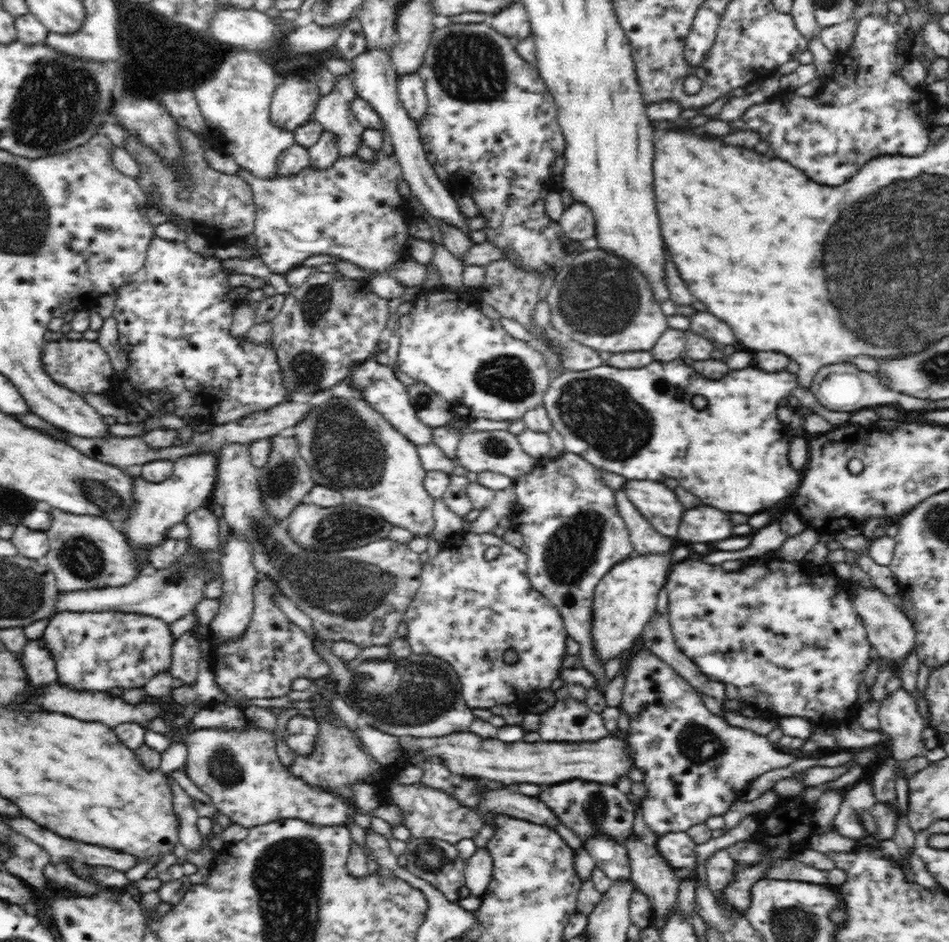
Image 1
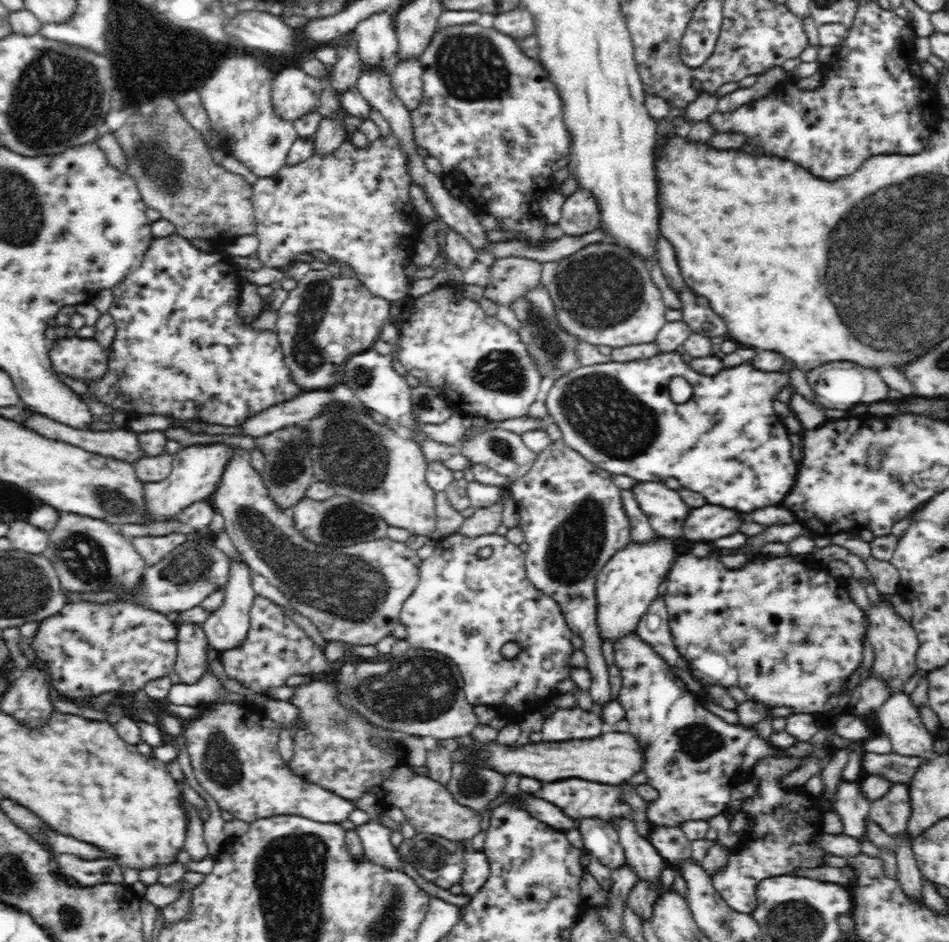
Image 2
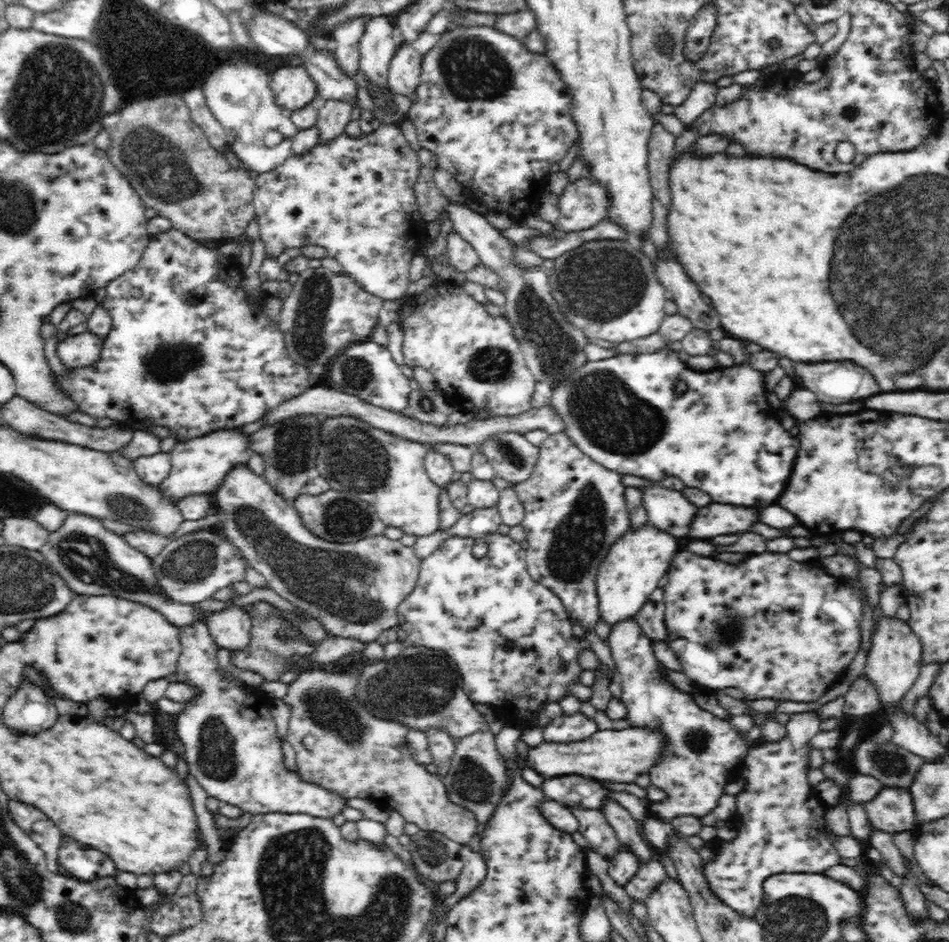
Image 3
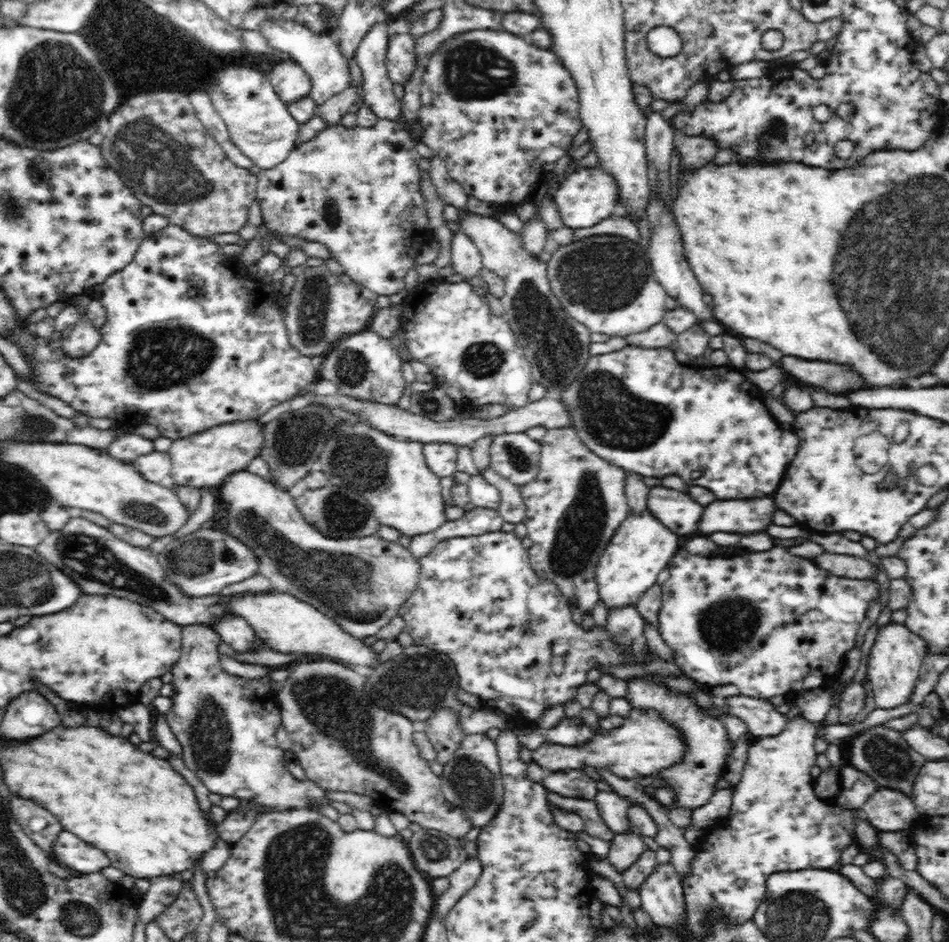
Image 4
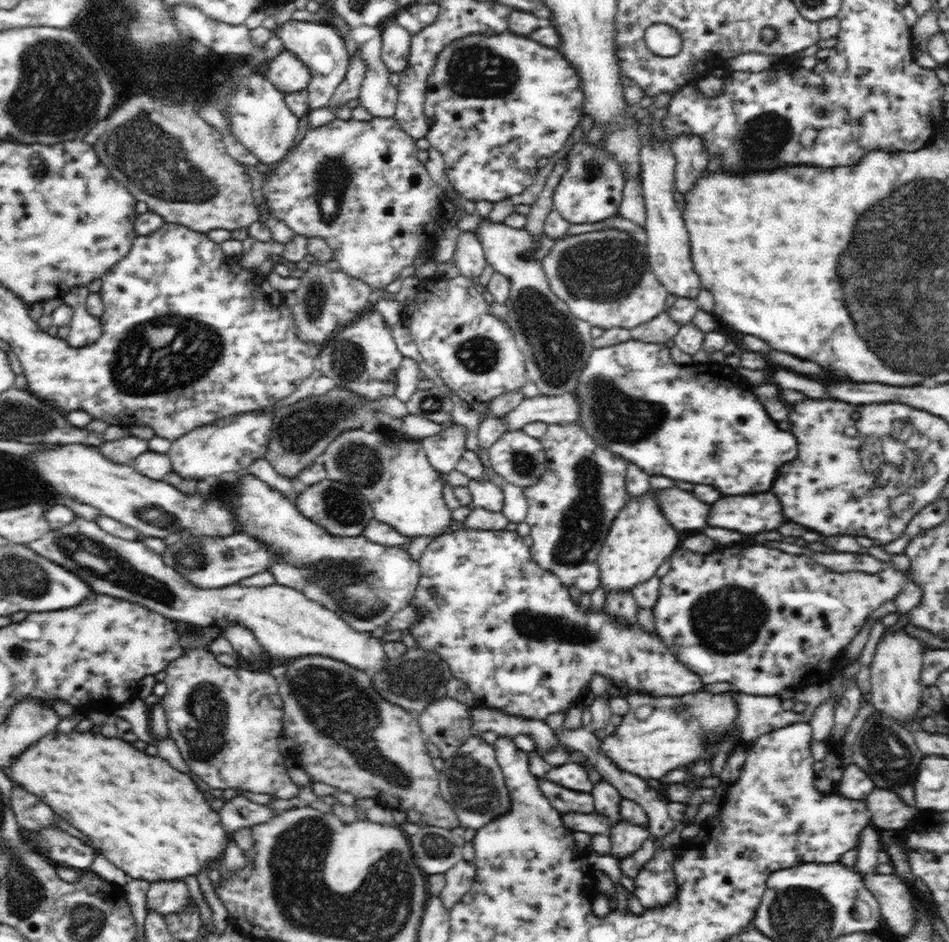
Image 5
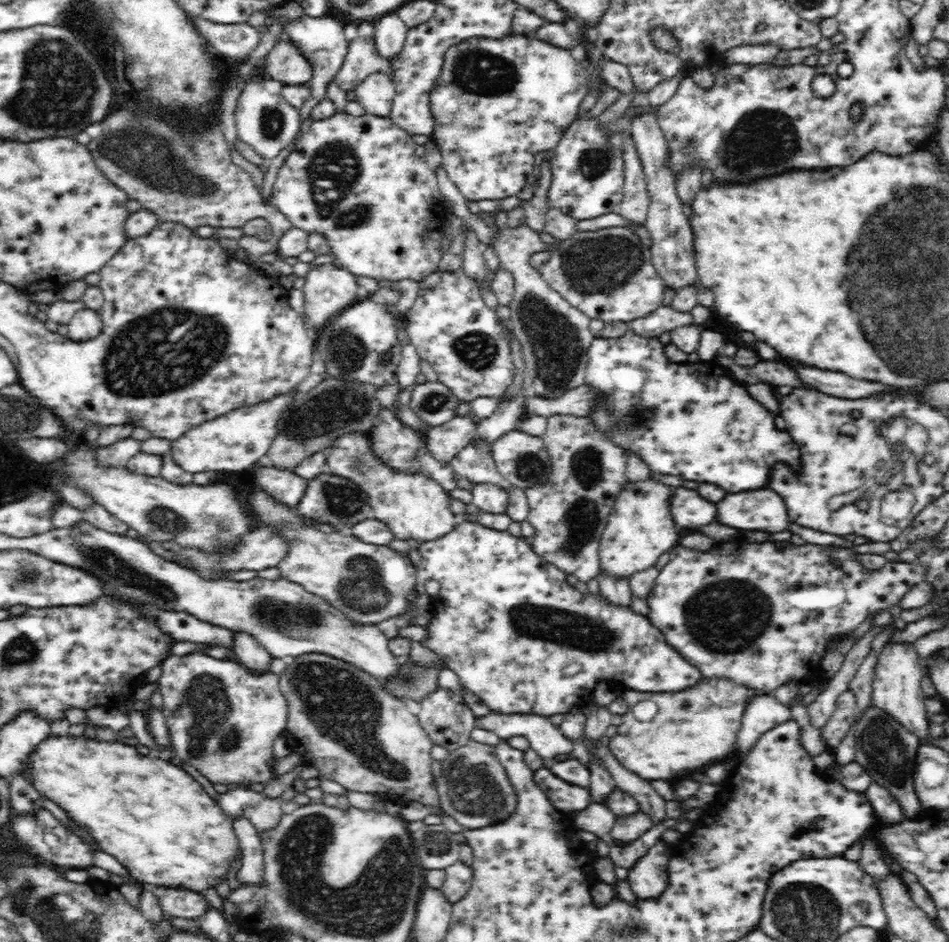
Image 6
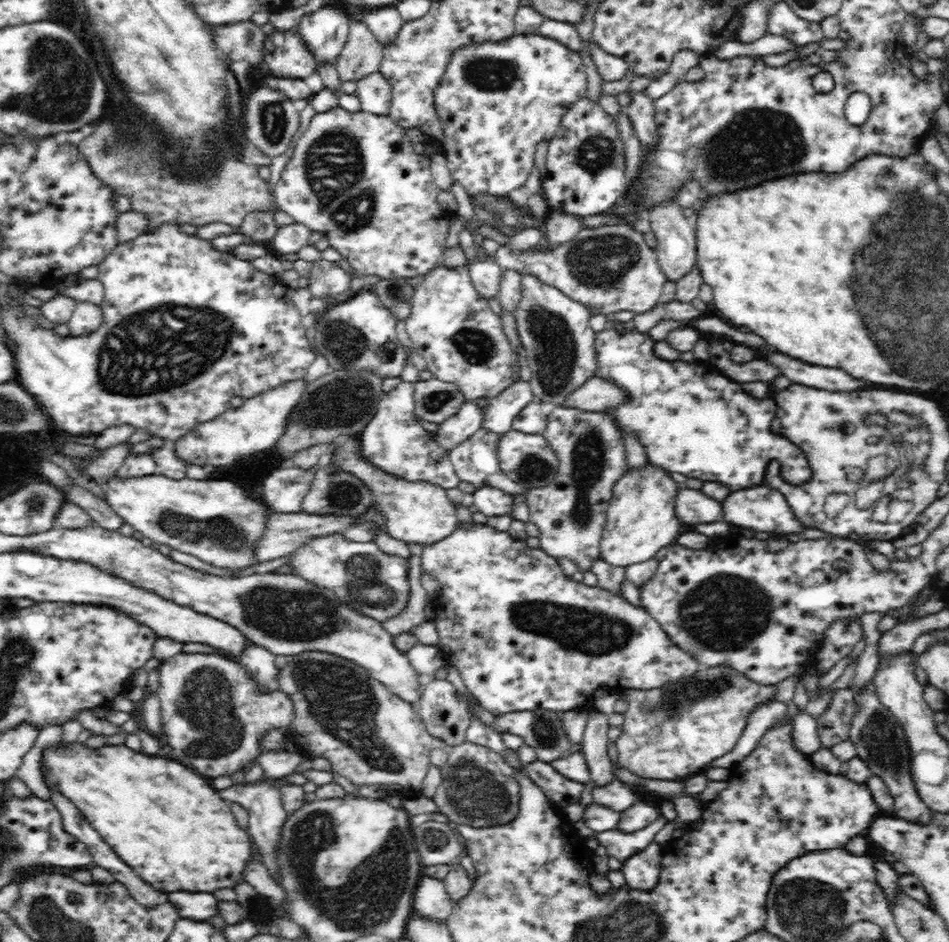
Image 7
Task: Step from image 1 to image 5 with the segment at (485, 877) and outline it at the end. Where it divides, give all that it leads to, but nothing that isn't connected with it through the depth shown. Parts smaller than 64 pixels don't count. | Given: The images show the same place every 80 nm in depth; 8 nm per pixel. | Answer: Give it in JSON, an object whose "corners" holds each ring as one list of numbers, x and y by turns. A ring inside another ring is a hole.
{"corners":[[462,860,445,872,446,885,439,894,440,901,450,910,471,889,476,876,473,861]]}

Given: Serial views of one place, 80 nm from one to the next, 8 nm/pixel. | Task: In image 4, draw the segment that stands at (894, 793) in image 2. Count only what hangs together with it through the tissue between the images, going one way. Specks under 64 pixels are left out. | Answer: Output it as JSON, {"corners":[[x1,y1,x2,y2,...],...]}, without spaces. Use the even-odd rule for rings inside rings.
{"corners":[[877,790,860,810,869,823,882,832,907,830,918,812,913,800,900,790]]}

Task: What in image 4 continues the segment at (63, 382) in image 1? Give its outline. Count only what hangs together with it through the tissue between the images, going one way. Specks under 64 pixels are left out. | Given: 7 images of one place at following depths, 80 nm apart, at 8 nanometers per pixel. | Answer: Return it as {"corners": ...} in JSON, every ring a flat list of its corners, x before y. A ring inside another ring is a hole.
{"corners":[[78,308,78,310,82,313,82,320,74,324,75,327,66,340,60,342,62,343,64,354,72,357,72,359,88,355,101,341,101,331,85,320,86,314,84,309]]}

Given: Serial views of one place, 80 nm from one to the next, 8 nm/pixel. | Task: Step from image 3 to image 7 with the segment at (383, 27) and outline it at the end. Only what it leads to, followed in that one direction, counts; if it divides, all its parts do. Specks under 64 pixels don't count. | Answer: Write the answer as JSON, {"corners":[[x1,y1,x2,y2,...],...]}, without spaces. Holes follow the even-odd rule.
{"corners":[[381,74,369,75,356,81,358,86,355,95,360,99,361,110,378,116,386,116,390,112,392,102,392,86]]}

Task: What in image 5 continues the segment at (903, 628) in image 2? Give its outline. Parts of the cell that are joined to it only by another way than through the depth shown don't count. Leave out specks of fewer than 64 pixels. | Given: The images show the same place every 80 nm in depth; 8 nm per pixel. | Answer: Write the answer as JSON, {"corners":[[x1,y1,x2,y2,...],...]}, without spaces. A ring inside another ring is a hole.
{"corners":[[904,629,889,632,886,630,876,645,876,651,870,665,871,704,874,709,890,712,891,719,908,720,916,714,921,705,920,697,923,688,920,686,922,658,926,652,924,643,912,637]]}

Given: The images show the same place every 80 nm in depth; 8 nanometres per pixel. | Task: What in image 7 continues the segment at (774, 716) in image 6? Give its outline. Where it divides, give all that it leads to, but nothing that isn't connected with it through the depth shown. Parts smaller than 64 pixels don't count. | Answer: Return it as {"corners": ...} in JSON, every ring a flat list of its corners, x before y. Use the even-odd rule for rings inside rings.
{"corners":[[775,698,773,700,768,700,760,706,756,707,754,711,751,712,750,718,747,719,747,726,744,727,743,734,739,736,736,746,731,750,730,753,725,754,714,760,712,764,708,764,708,767,702,769,702,772,707,770,709,767,720,767,731,770,736,764,745,760,745,758,756,748,758,741,763,737,763,734,772,727,776,726,780,720,784,719,788,712,788,706,786,704,777,701]]}

